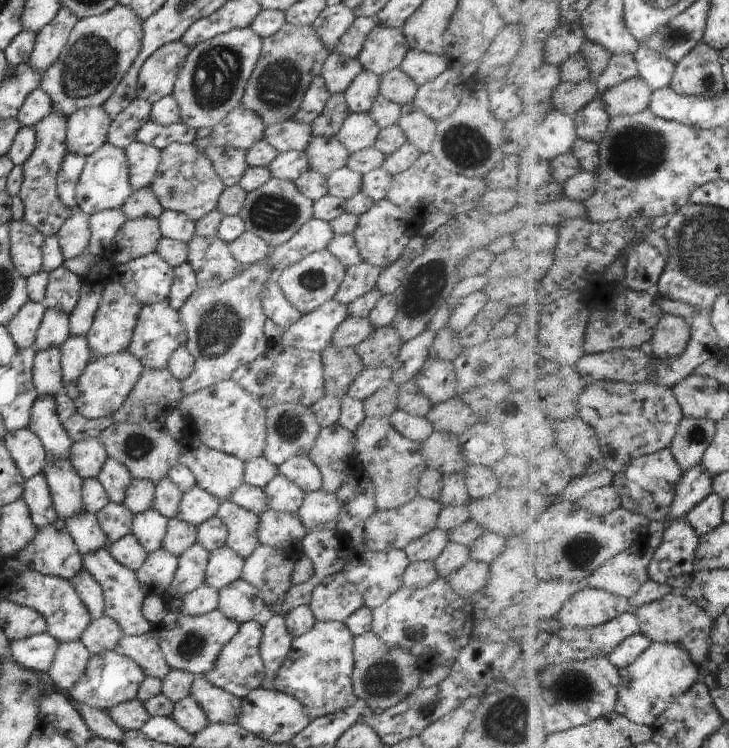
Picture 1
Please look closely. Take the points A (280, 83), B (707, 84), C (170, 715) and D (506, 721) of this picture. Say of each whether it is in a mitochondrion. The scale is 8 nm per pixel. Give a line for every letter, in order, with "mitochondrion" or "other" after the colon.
A: mitochondrion
B: mitochondrion
C: other
D: mitochondrion

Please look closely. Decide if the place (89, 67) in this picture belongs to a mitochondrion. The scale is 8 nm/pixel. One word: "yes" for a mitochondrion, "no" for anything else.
yes

